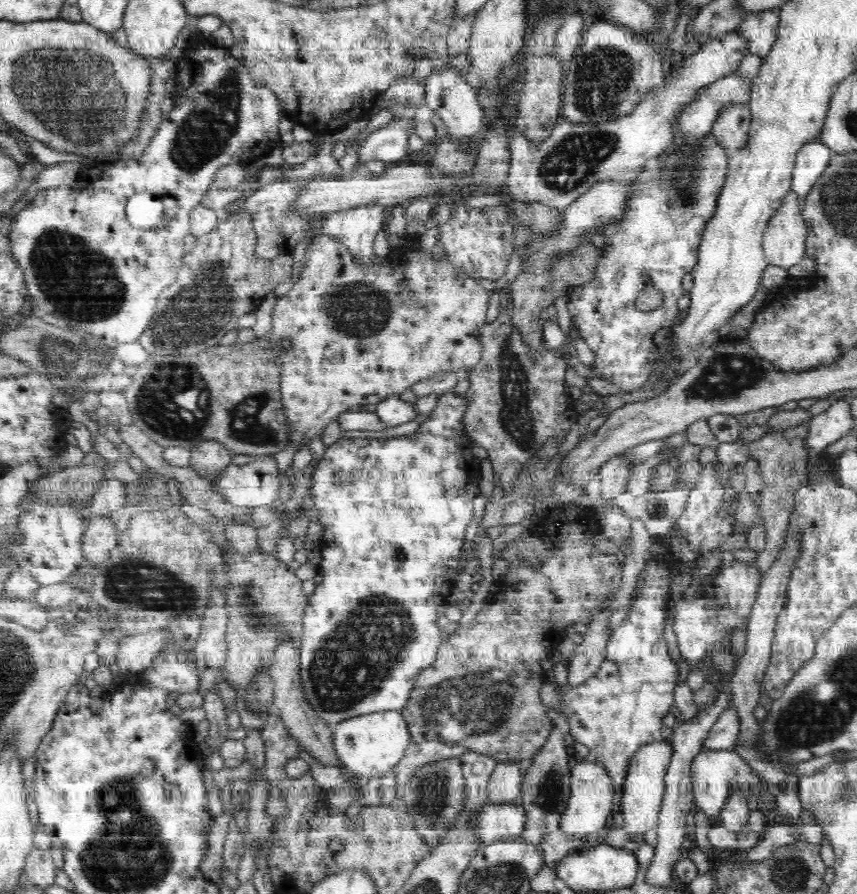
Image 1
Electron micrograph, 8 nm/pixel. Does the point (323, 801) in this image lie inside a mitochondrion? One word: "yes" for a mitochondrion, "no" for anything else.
no

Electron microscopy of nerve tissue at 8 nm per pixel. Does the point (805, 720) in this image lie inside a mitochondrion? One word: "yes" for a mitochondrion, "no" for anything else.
yes

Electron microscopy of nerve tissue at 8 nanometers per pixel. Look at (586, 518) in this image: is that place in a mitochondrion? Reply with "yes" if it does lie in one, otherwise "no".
no

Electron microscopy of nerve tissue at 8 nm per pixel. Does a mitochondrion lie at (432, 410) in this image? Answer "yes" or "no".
no

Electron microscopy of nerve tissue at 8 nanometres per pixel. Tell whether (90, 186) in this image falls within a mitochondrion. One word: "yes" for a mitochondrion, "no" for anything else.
no

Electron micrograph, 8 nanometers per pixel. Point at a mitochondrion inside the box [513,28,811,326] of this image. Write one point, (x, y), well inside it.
(596, 91)

